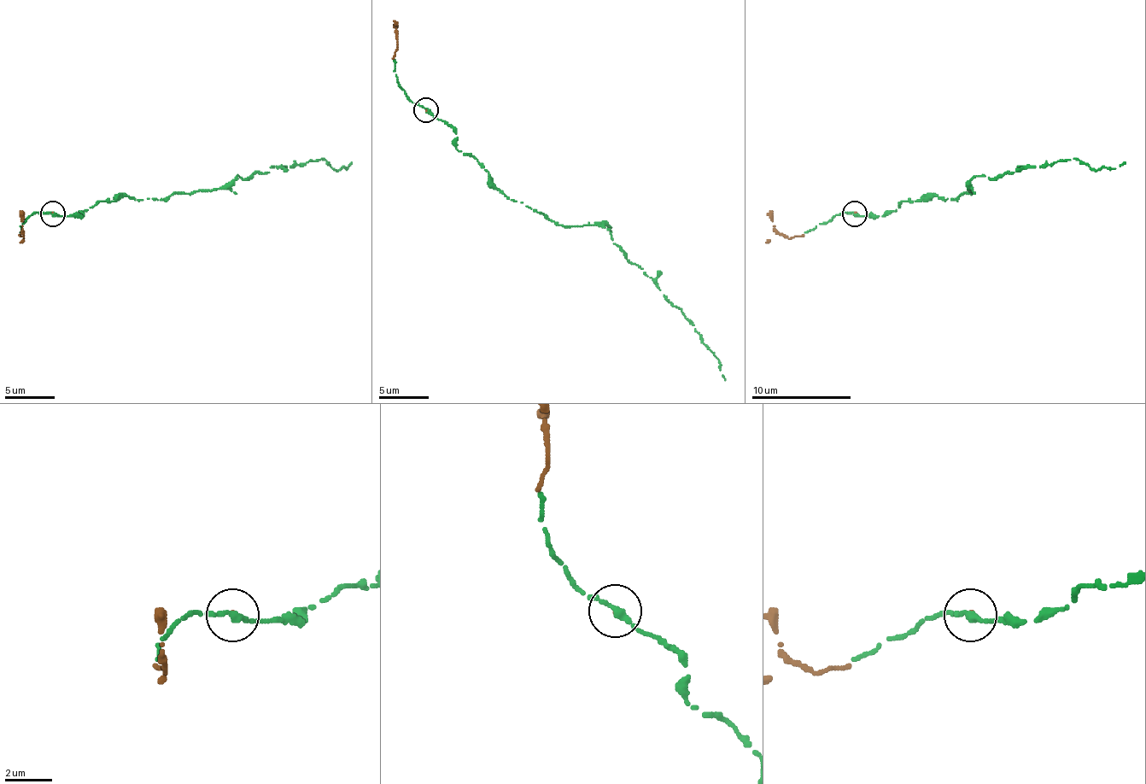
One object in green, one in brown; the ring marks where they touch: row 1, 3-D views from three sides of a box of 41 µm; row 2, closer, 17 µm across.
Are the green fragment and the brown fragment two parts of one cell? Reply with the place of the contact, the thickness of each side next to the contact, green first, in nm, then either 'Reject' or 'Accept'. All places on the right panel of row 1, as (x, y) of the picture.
Place: (855, 213). Thickness 240 nm (green) against 70 nm. Accept

